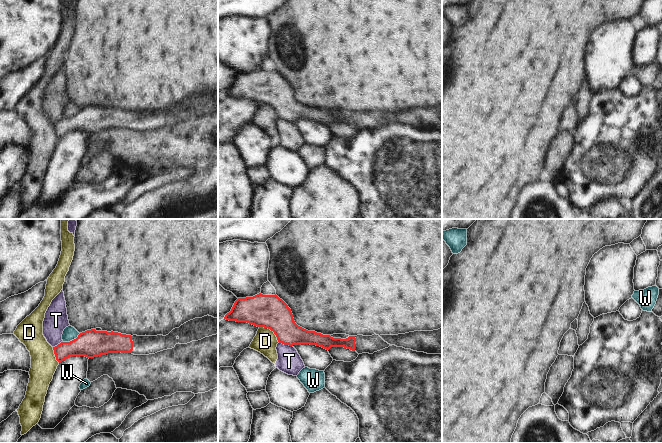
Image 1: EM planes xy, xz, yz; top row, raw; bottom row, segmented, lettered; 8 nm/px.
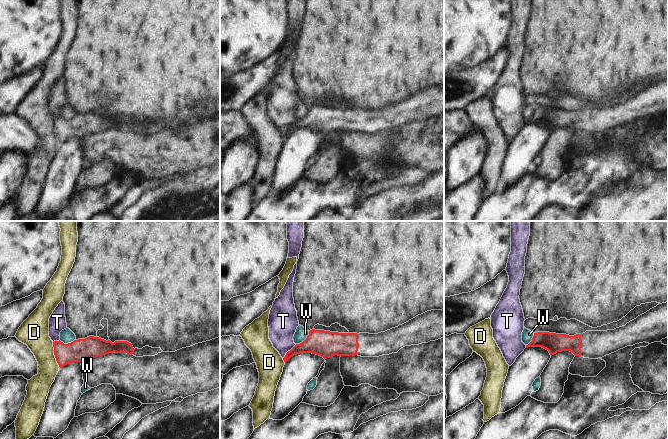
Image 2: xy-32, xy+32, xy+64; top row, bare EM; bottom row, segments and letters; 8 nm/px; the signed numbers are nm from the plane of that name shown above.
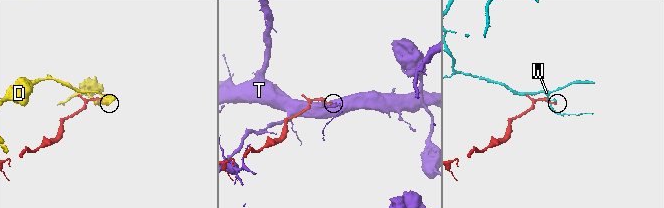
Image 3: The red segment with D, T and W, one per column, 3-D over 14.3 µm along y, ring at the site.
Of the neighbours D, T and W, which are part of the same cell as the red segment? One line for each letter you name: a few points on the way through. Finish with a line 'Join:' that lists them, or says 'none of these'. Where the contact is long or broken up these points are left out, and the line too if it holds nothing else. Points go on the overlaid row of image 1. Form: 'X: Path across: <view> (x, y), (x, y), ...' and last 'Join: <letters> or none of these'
Join: none of these.

